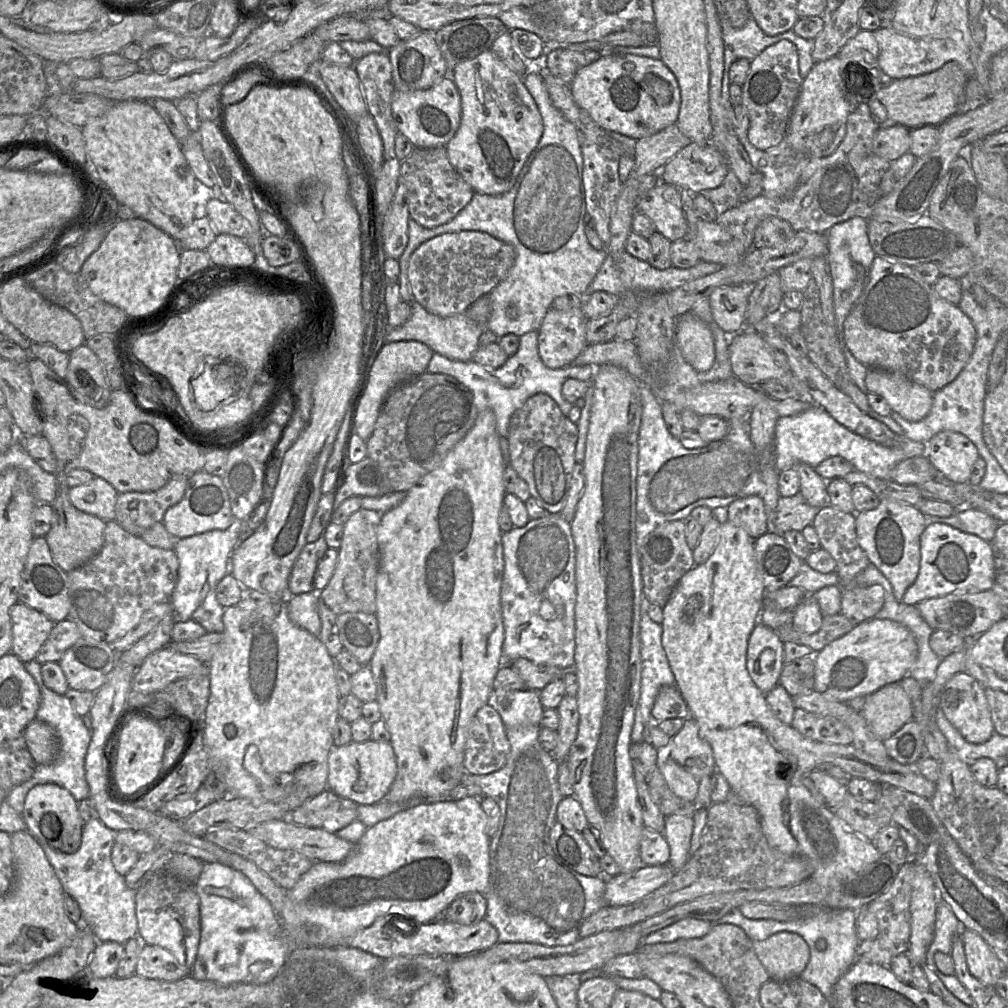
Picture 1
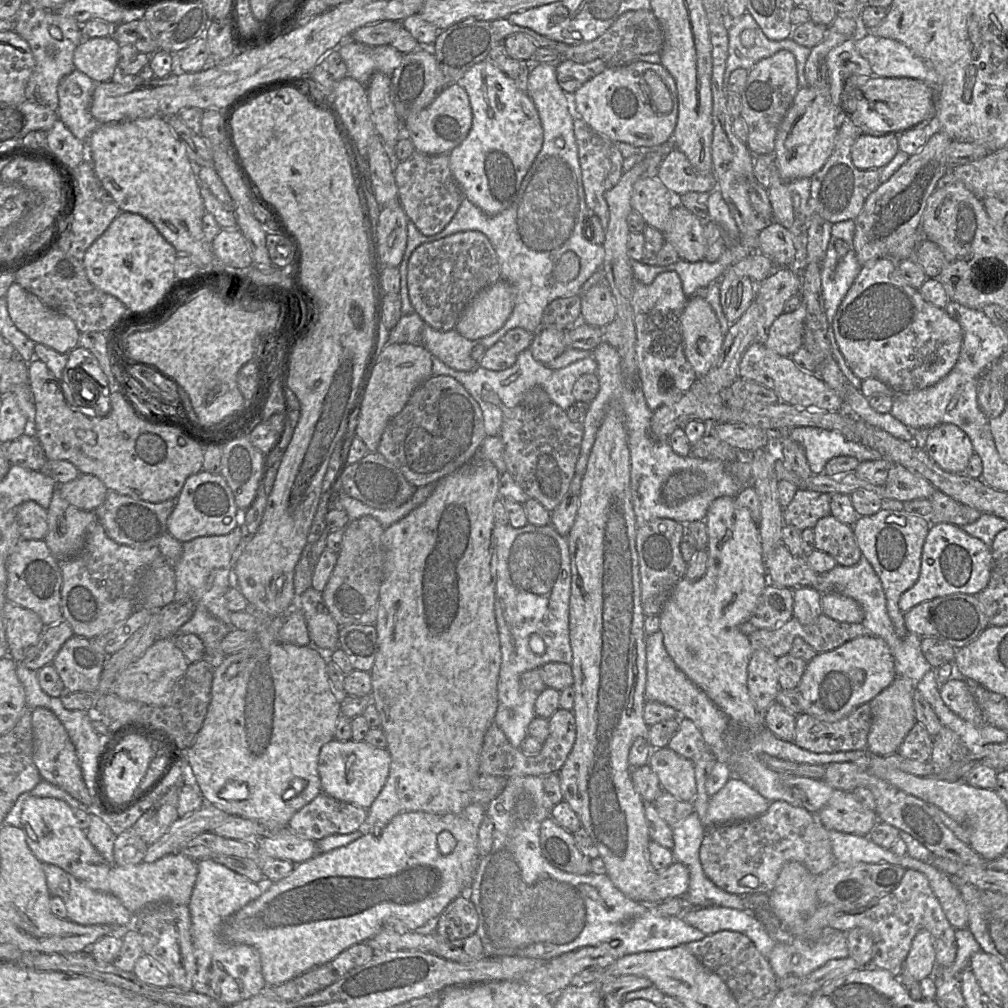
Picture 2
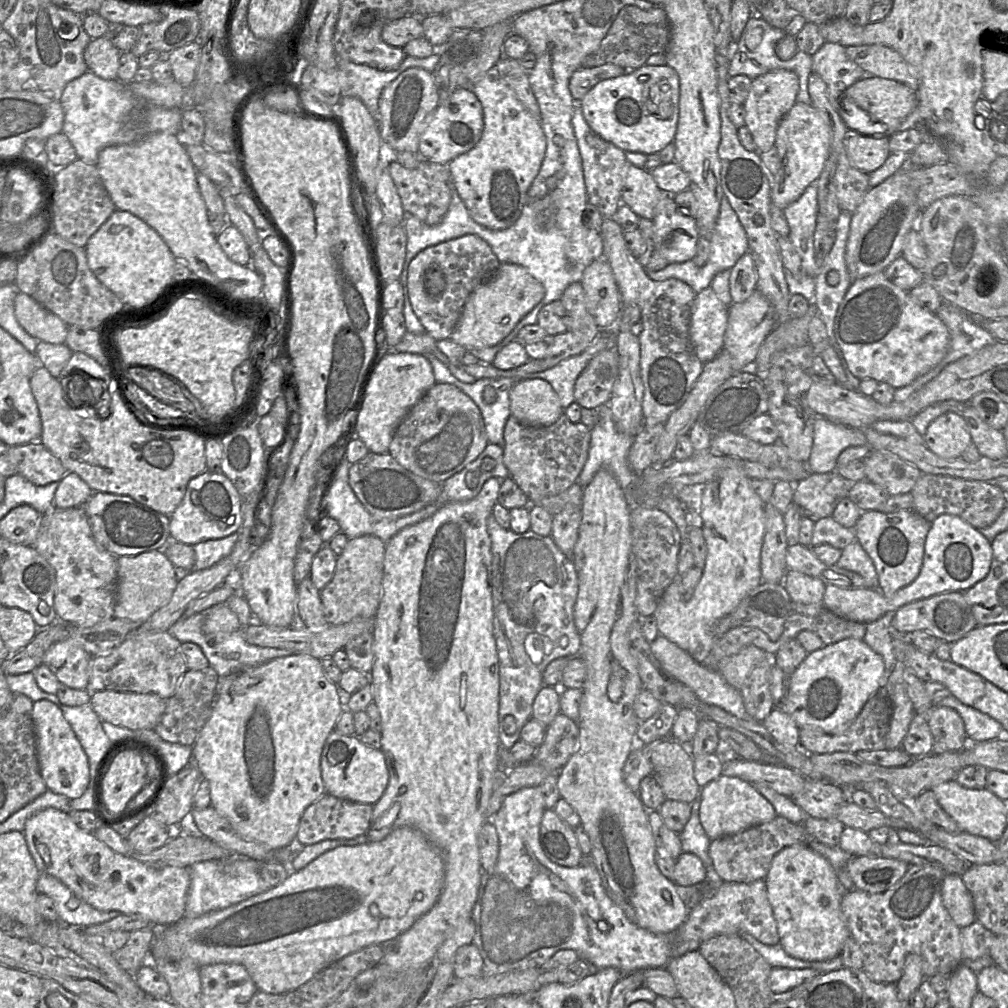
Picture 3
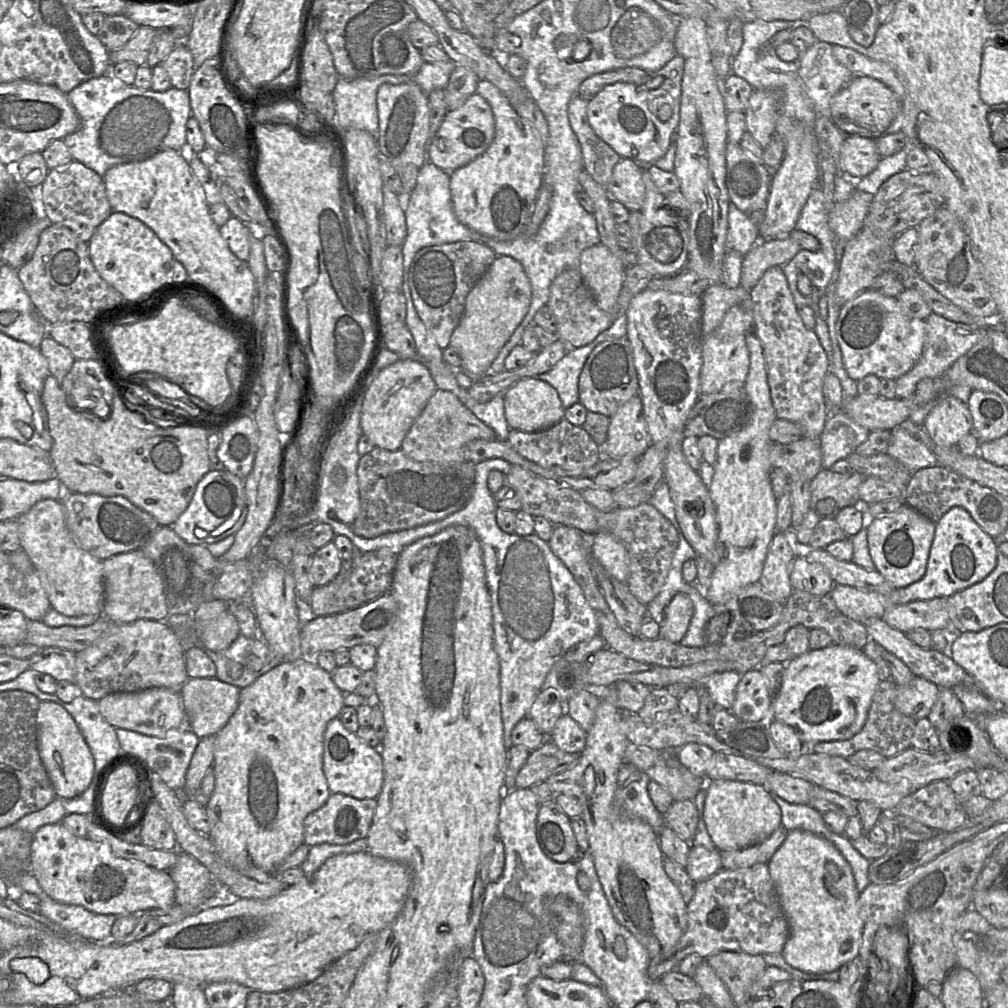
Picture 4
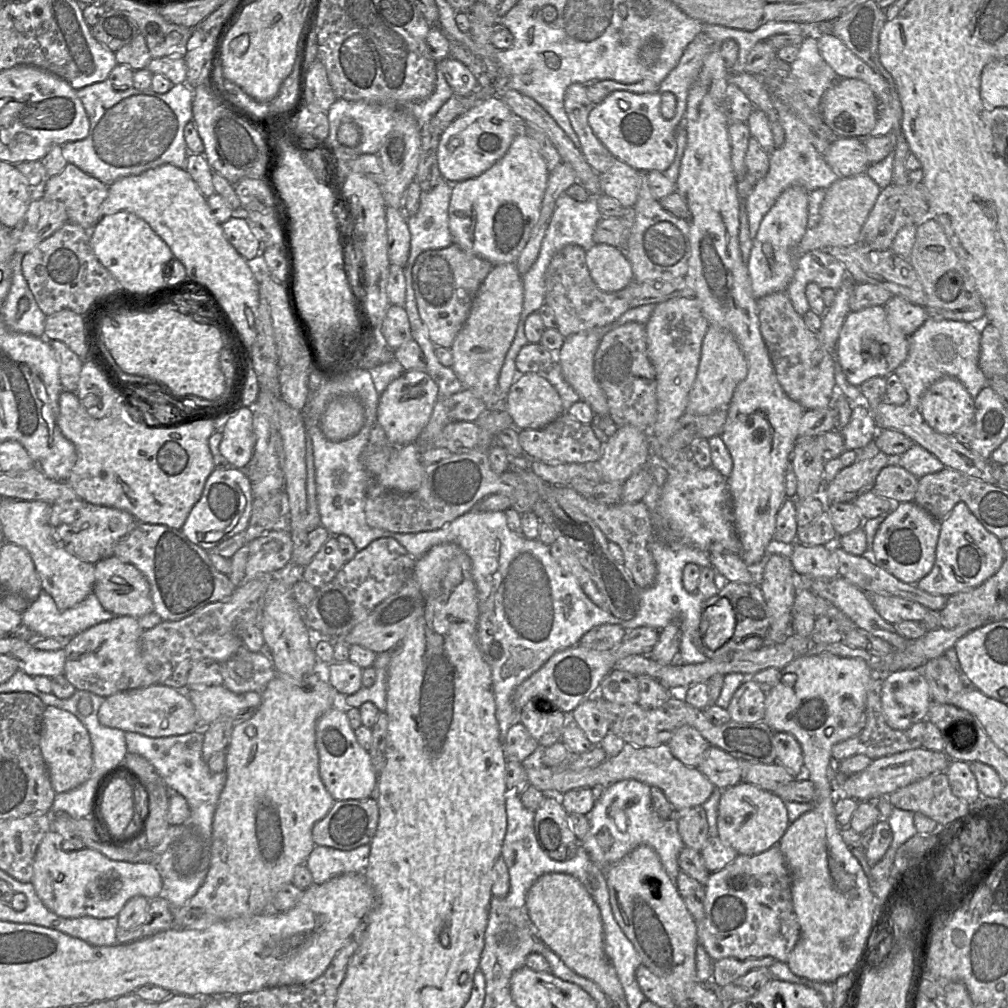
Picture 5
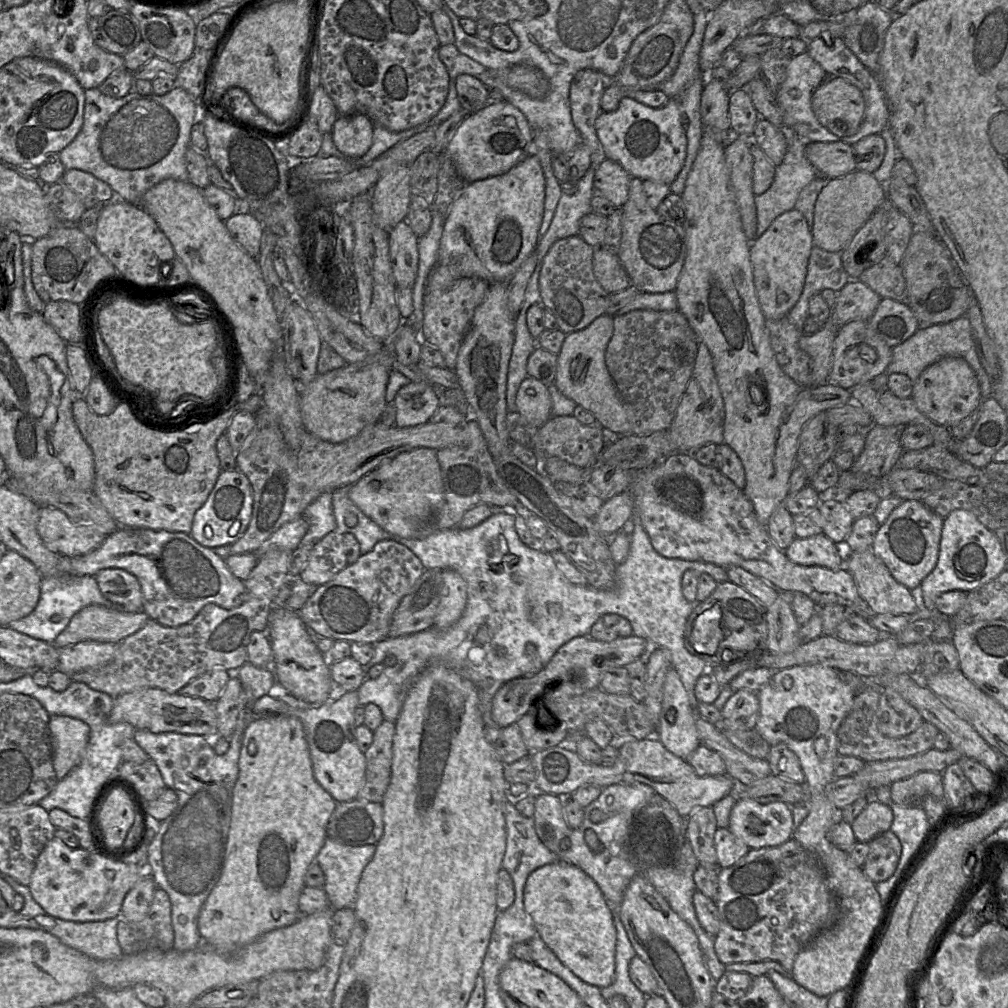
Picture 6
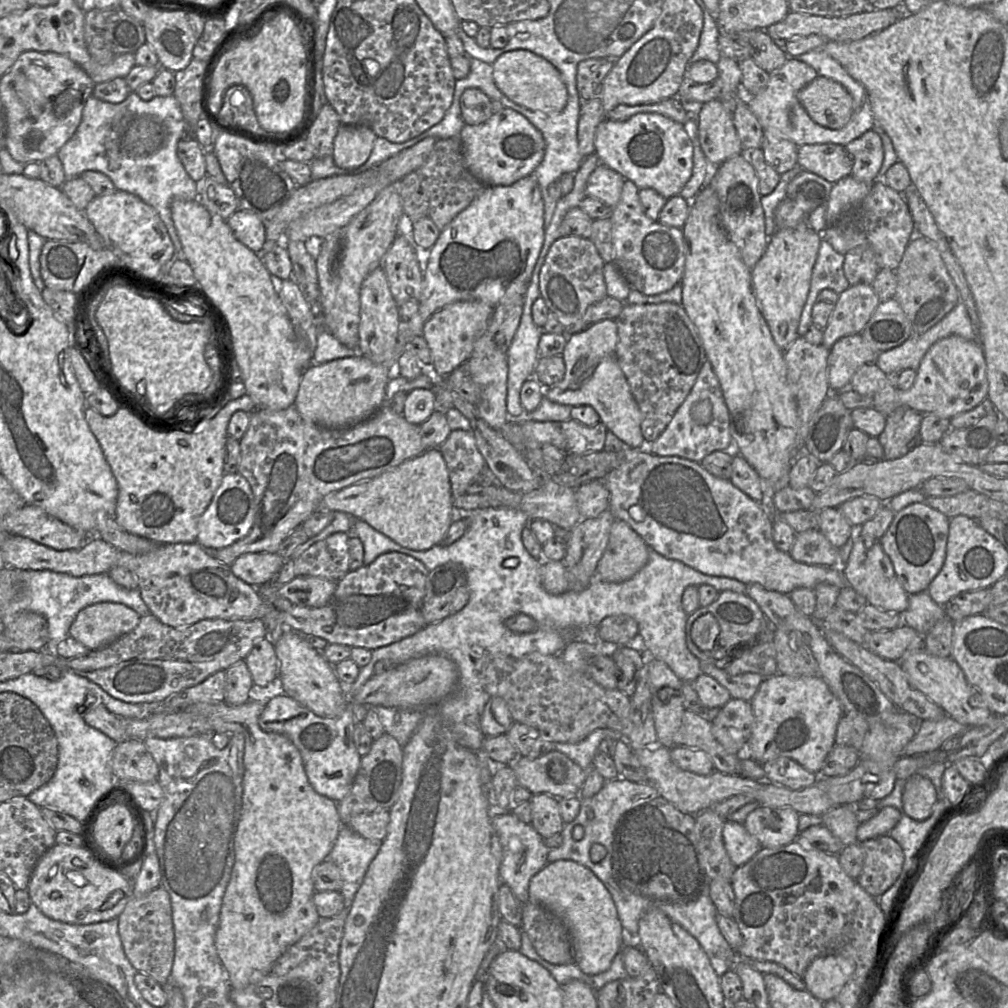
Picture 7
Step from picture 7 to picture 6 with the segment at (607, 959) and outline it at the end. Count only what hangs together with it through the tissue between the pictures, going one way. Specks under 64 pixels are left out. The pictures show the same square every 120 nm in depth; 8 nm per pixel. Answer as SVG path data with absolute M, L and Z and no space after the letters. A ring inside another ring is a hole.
M560 860L536 869L525 885L524 907L544 943L577 977L598 988L615 981L613 915L601 889L583 870Z

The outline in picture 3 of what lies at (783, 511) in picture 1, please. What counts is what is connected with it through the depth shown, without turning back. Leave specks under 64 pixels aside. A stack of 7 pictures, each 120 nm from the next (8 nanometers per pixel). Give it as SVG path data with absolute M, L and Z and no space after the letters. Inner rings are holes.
M835 470L824 474L812 473L794 487L793 503L799 507L802 518L816 523L832 516L838 503L848 497L851 482Z

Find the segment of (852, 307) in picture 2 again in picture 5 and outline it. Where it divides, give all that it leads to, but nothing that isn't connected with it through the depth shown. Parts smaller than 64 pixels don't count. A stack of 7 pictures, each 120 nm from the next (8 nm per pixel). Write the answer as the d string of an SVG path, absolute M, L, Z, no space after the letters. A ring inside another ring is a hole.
M871 306L850 312L840 329L835 351L847 381L860 387L866 380L886 377L906 359L909 336L893 328L886 319L884 306Z

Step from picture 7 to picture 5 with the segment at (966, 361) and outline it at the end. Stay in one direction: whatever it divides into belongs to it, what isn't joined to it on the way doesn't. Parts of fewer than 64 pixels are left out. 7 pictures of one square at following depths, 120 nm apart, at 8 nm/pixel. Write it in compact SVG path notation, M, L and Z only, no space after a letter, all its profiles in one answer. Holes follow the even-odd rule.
M945 376L931 384L922 394L919 412L936 432L947 435L974 422L974 399L956 378Z

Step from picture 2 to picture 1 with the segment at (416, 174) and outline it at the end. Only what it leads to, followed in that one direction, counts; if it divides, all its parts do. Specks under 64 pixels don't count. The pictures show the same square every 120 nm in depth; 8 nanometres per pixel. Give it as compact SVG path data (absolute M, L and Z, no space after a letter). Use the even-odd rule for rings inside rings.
M446 147L415 148L400 163L402 182L408 190L409 216L426 228L453 219L472 199L475 191L451 165Z

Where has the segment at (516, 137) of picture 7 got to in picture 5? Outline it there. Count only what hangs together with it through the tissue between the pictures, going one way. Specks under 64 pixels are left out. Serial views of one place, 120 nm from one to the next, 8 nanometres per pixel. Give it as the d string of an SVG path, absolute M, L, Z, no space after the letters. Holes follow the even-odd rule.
M492 97L457 117L441 134L437 150L437 161L442 177L449 183L475 178L492 167L509 149L519 134L525 134L526 123L498 97Z

